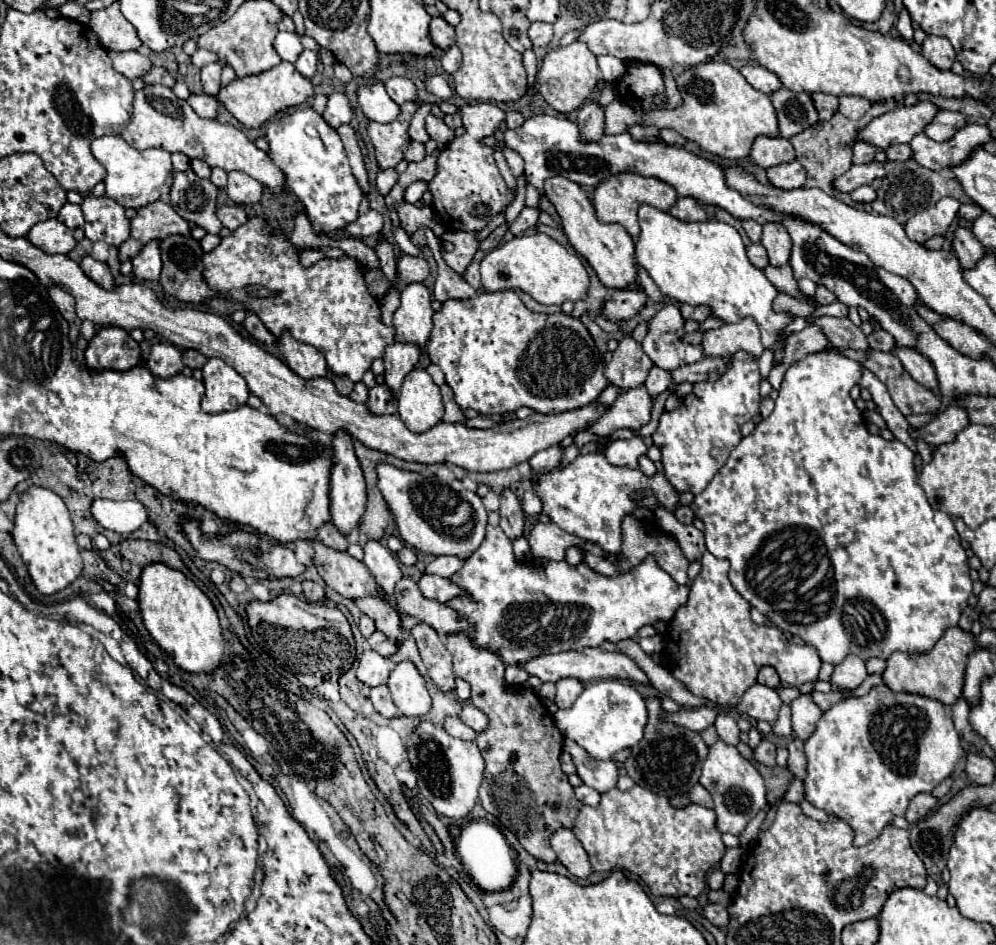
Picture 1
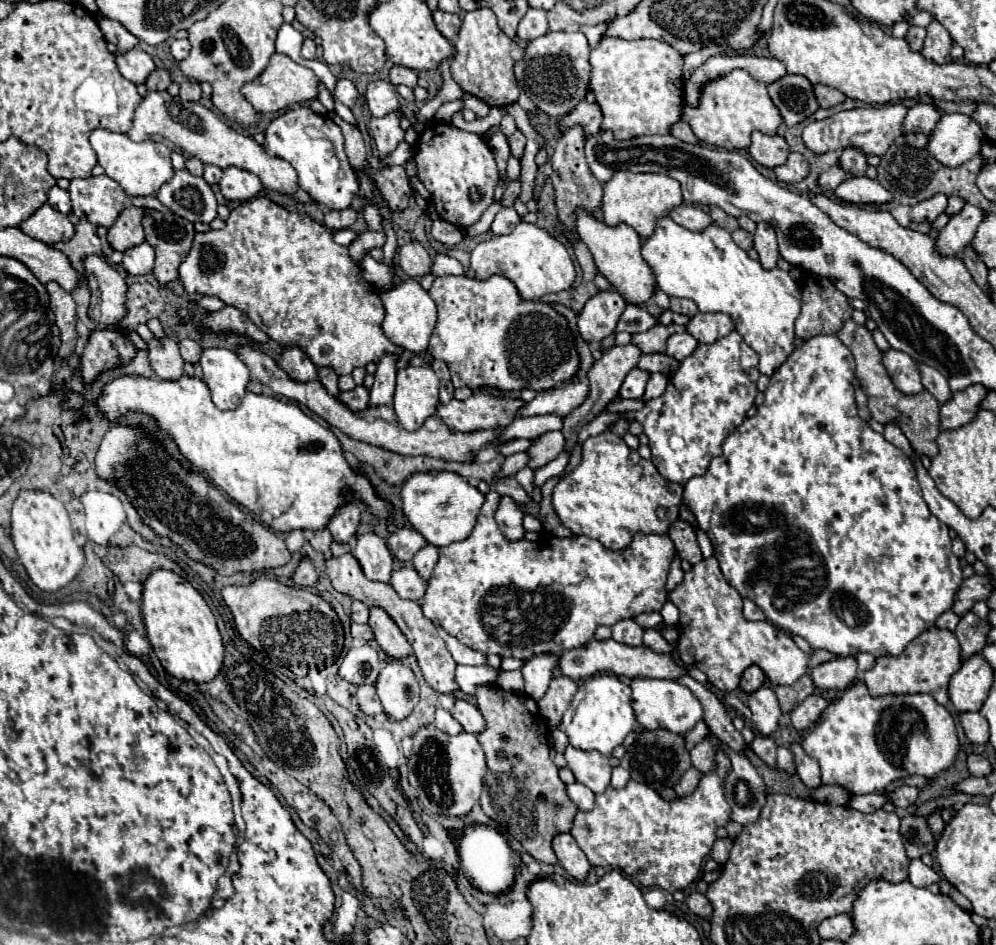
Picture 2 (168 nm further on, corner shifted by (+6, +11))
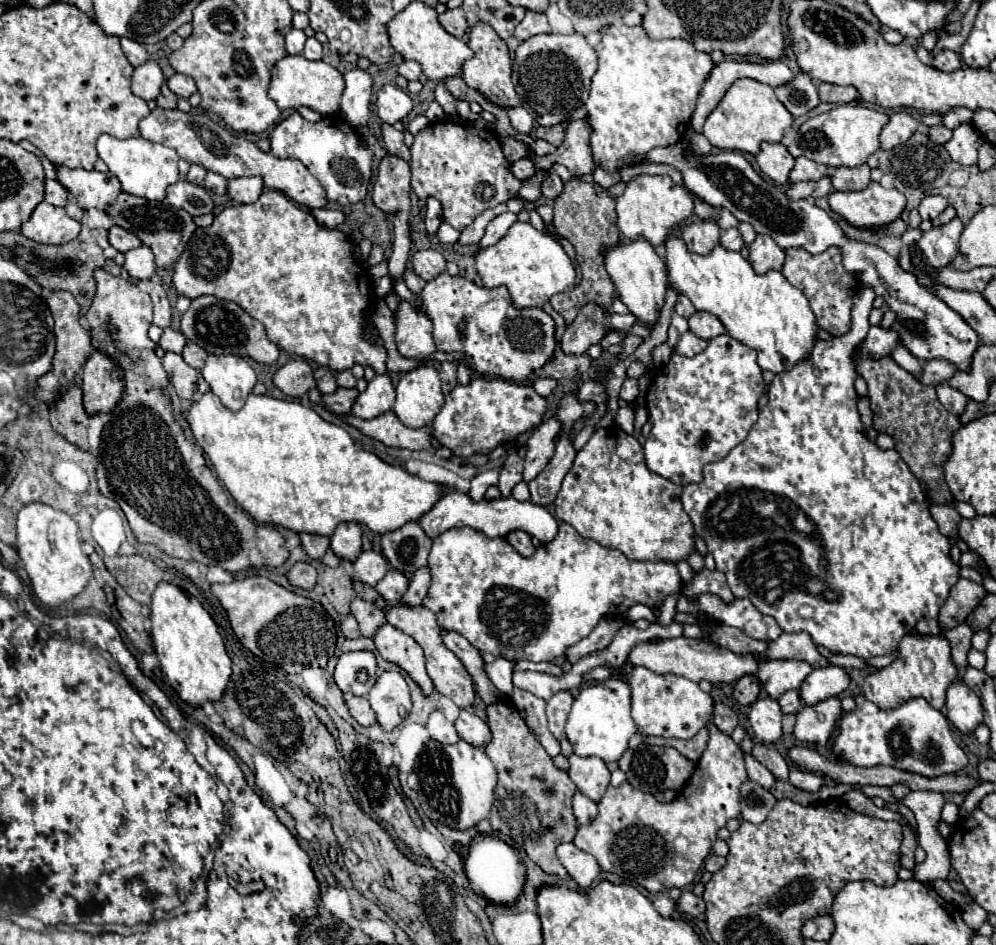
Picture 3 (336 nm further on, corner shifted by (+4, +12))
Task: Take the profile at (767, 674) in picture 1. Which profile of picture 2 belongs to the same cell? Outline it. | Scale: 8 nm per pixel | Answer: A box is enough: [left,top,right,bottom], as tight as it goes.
[740,666,766,694]

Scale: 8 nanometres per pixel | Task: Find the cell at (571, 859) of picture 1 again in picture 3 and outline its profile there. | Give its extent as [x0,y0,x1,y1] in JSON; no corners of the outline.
[556,843,600,889]

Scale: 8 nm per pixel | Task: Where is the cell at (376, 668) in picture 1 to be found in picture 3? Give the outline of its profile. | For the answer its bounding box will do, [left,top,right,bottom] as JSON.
[334,651,376,695]

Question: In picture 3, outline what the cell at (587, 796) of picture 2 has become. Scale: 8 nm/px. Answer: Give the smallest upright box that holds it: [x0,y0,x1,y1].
[572,791,598,823]

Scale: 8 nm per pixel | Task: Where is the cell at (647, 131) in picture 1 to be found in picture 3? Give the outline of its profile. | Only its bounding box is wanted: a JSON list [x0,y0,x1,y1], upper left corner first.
[584,23,714,171]

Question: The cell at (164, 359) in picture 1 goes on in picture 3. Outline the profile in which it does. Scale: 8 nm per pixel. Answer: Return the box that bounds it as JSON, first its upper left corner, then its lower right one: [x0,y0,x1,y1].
[162,351,198,399]

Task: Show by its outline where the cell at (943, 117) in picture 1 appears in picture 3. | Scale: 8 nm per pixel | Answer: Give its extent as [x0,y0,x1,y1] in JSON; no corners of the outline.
[882,111,918,149]

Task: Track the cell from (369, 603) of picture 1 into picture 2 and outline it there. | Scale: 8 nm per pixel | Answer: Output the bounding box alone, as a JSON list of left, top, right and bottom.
[368,606,412,660]

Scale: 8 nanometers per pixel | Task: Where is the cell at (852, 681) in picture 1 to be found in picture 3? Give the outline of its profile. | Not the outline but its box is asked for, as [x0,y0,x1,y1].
[800,665,850,705]

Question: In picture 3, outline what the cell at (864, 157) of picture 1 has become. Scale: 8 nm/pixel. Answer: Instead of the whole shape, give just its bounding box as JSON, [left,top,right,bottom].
[832,167,870,191]

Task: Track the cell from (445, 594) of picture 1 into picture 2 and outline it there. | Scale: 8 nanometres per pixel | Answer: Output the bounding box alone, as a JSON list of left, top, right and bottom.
[388,568,428,602]

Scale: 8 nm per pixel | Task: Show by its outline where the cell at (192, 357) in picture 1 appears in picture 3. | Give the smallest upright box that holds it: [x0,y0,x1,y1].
[182,343,208,371]

